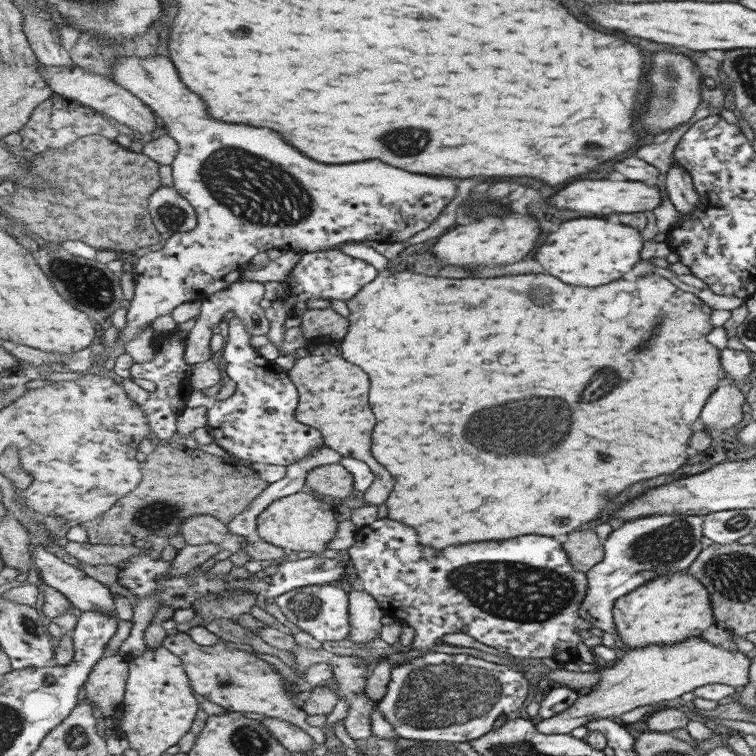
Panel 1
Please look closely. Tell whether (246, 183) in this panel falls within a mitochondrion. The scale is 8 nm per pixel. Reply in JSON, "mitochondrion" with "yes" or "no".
{"mitochondrion":"yes"}

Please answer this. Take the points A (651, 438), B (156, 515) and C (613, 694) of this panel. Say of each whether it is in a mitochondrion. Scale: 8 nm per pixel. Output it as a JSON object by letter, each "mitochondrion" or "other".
{"A":"other","B":"mitochondrion","C":"other"}

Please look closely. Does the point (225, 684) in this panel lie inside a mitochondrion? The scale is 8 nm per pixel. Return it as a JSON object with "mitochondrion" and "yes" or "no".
{"mitochondrion":"yes"}

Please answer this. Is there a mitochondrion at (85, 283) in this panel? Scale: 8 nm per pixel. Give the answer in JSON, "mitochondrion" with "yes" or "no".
{"mitochondrion":"yes"}

